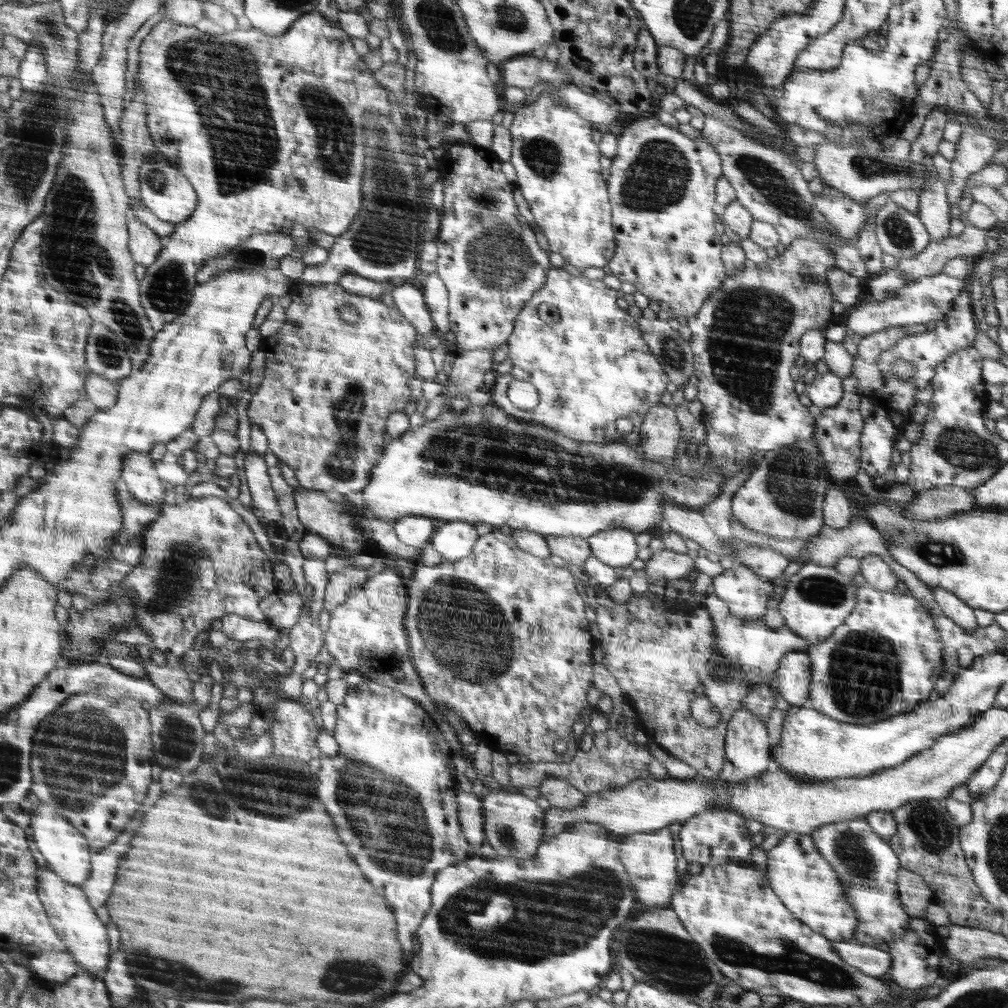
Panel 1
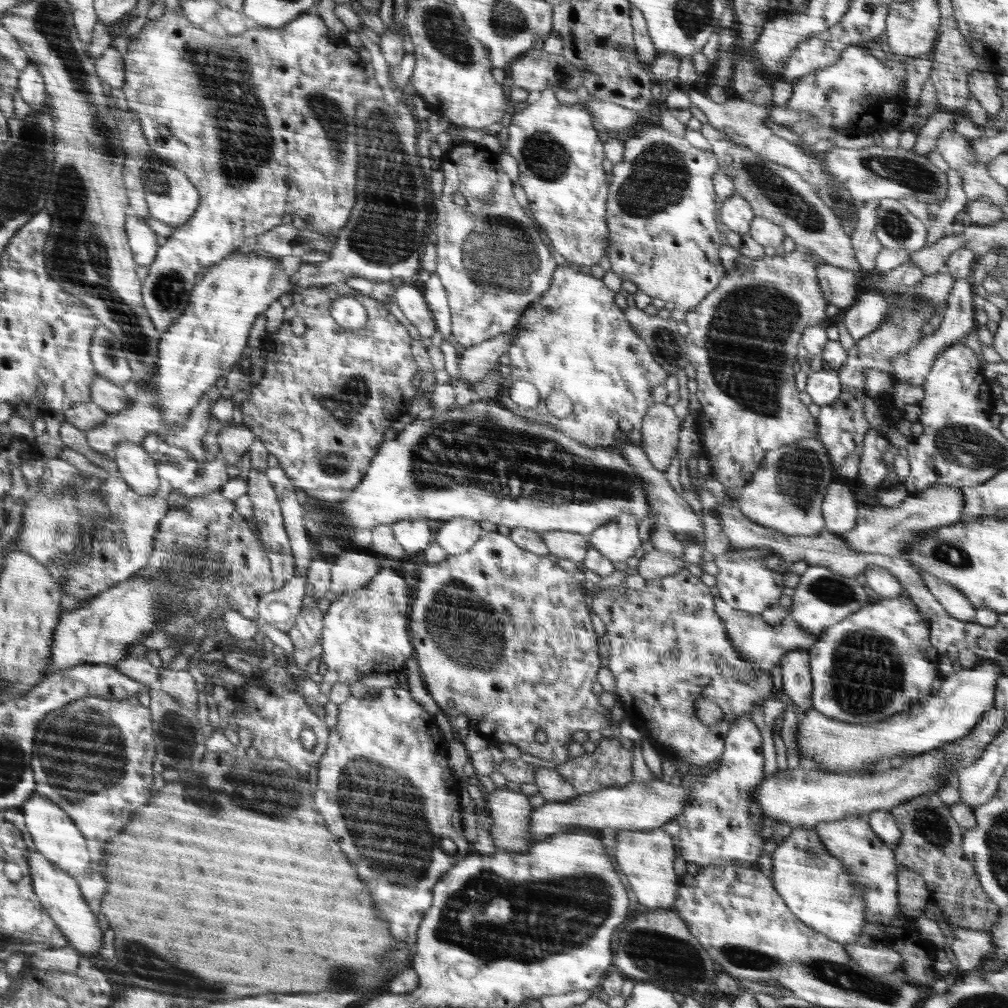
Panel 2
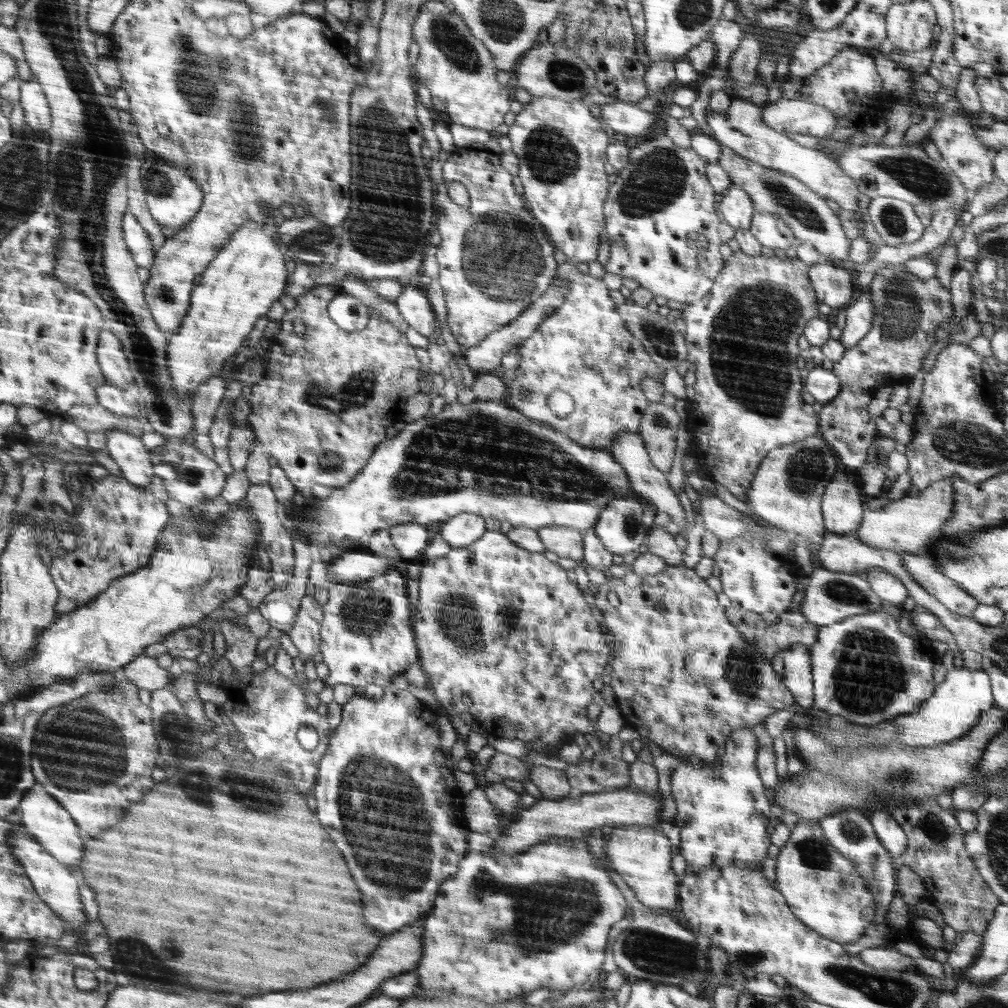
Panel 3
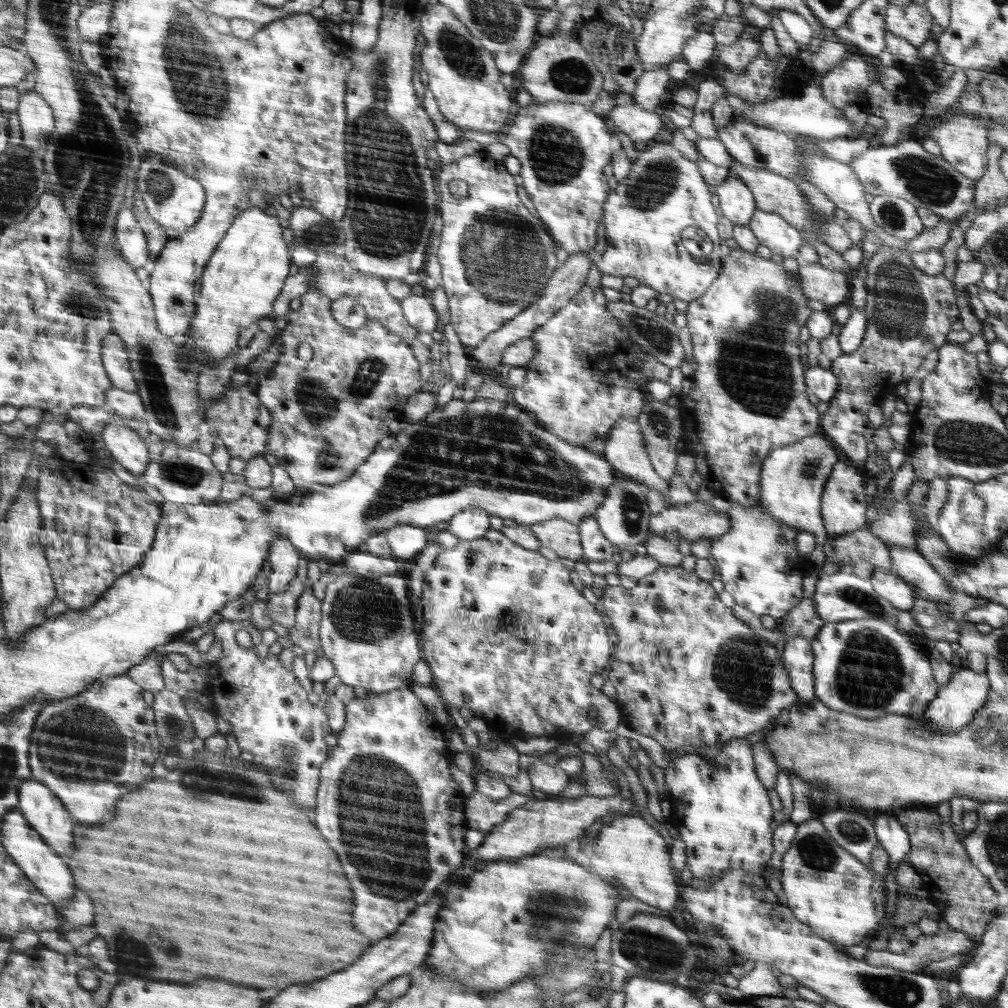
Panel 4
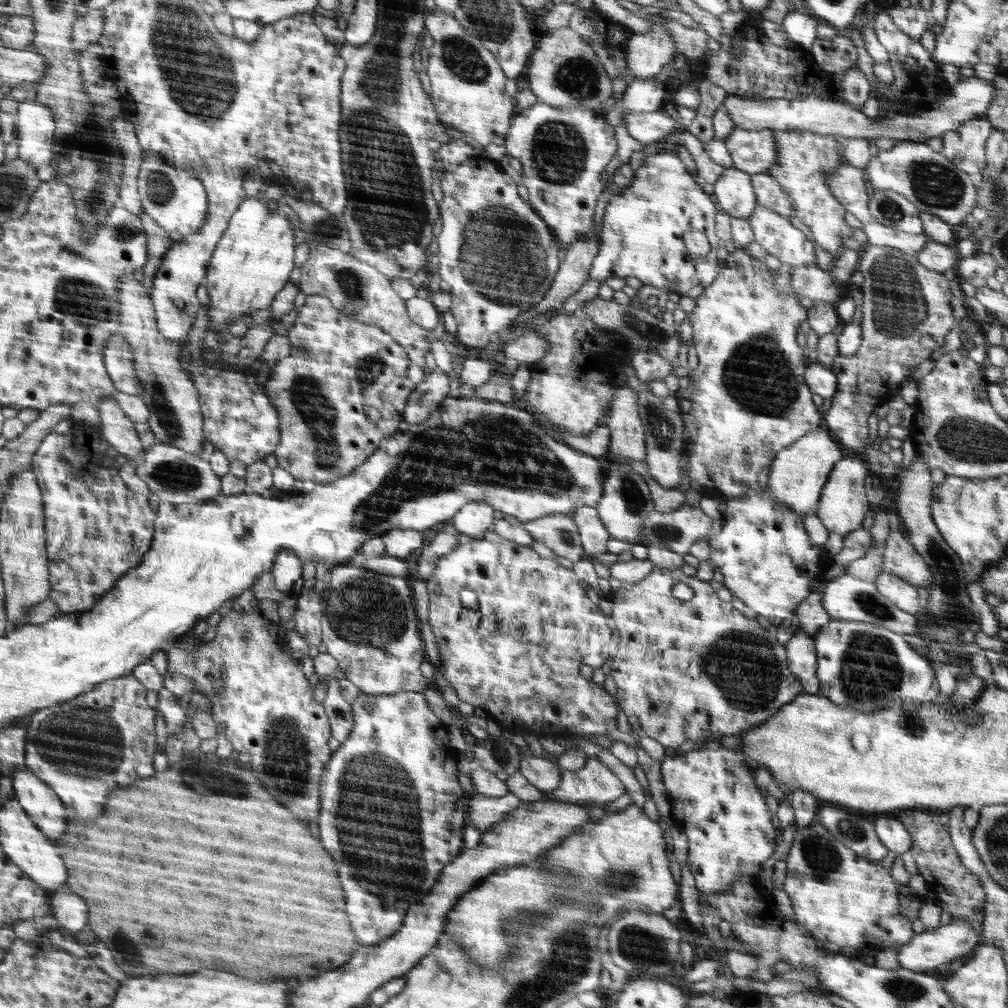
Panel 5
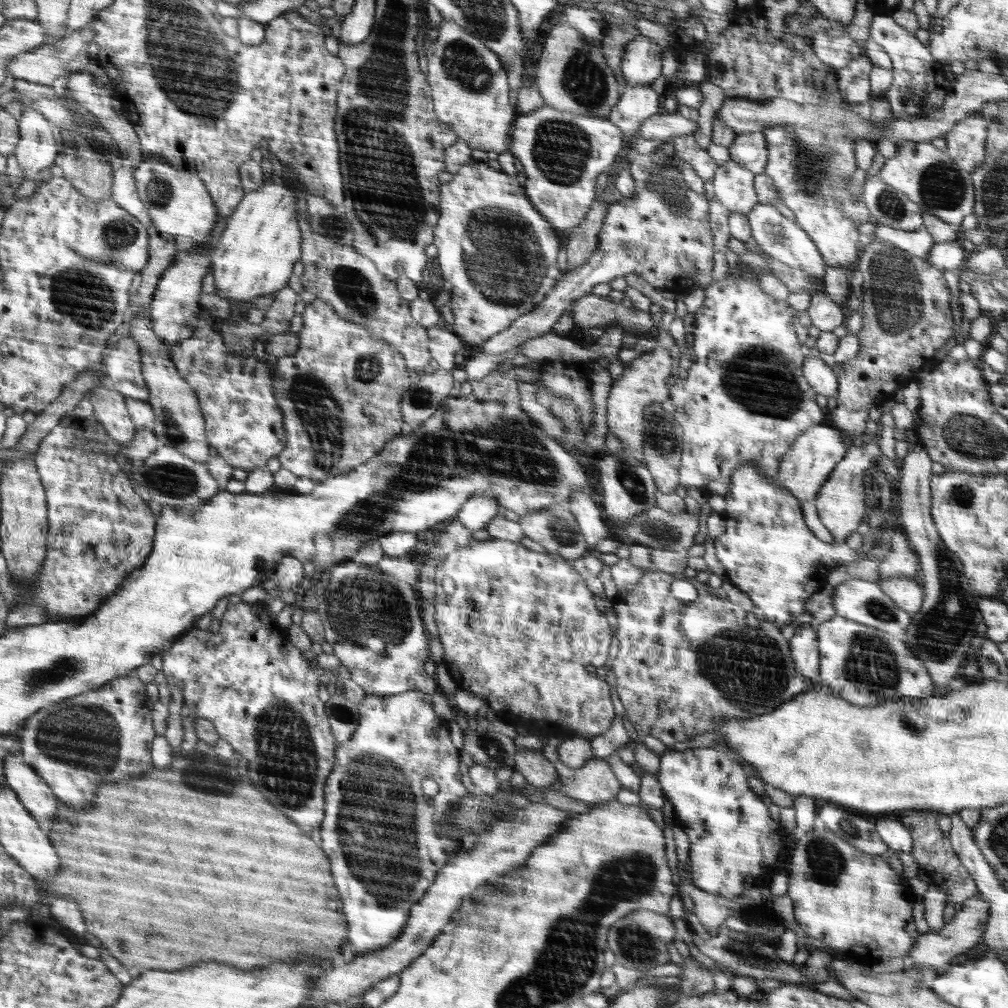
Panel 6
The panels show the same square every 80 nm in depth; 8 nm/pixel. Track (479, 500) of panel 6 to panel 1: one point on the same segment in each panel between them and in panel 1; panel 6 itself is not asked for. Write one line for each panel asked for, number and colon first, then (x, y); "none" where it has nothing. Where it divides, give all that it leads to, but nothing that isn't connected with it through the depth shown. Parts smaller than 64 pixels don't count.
1: (455, 540)
2: (459, 535)
3: (460, 532)
4: (470, 523)
5: (475, 519)

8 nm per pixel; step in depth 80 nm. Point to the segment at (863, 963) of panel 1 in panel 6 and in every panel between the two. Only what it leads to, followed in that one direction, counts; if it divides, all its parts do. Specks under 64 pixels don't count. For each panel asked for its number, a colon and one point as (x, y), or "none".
2: (878, 958)
3: (886, 957)
4: (926, 949)
5: (927, 950)
6: (936, 948)

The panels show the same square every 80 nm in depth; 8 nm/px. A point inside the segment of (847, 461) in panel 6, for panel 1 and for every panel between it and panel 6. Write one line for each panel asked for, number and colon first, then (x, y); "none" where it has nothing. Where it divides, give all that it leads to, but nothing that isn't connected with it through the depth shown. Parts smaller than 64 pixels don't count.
1: (838, 513)
2: (840, 510)
3: (841, 504)
4: (843, 507)
5: (843, 505)

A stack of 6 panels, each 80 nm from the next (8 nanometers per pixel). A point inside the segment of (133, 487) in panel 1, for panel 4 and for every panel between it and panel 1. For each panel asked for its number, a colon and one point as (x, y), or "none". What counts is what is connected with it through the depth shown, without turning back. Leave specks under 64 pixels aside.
2: (135, 466)
3: (134, 460)
4: (127, 447)

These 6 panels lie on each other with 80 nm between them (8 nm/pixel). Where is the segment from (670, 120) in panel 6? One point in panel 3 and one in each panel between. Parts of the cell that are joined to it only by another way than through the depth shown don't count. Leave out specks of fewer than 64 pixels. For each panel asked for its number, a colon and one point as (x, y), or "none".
3: (625, 118)
4: (639, 125)
5: (649, 127)

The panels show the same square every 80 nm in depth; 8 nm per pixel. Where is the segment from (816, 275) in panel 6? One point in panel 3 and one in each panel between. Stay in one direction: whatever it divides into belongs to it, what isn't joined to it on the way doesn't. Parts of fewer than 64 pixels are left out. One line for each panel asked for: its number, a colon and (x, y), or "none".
3: (769, 230)
4: (781, 237)
5: (774, 232)

